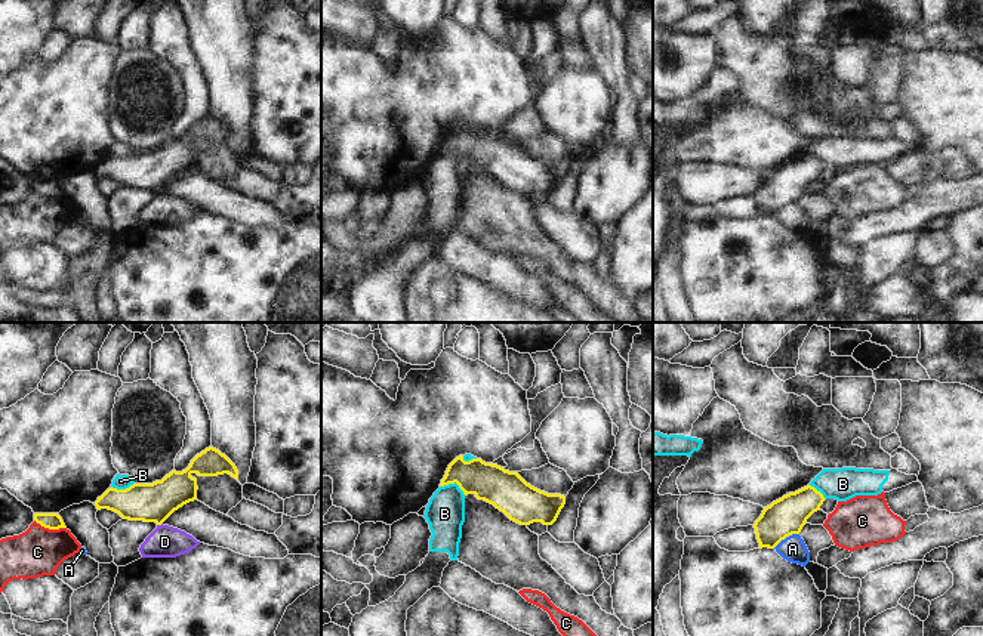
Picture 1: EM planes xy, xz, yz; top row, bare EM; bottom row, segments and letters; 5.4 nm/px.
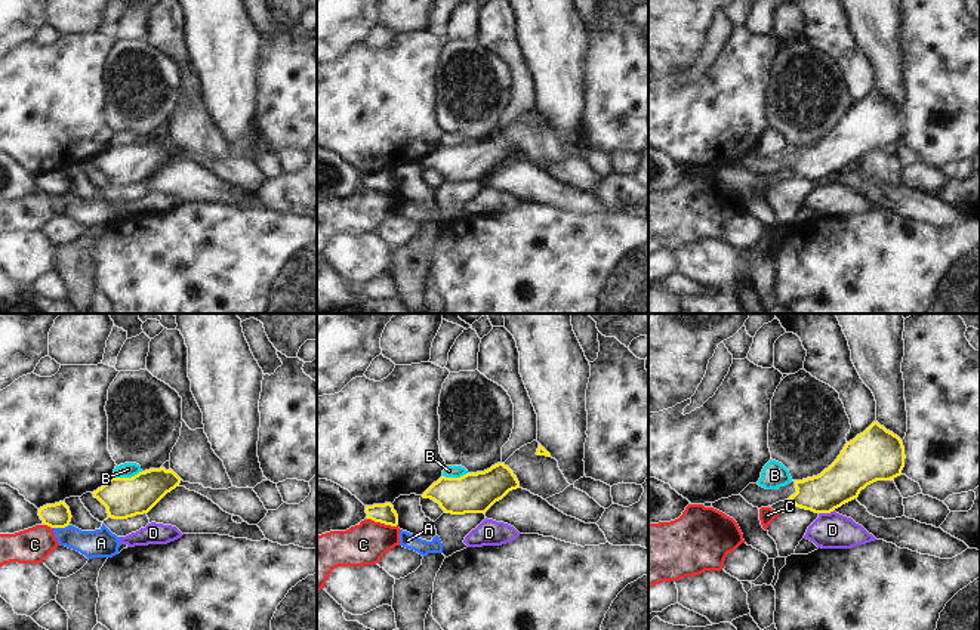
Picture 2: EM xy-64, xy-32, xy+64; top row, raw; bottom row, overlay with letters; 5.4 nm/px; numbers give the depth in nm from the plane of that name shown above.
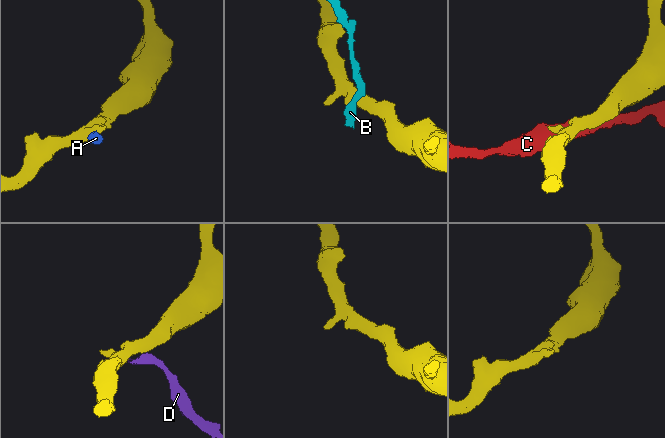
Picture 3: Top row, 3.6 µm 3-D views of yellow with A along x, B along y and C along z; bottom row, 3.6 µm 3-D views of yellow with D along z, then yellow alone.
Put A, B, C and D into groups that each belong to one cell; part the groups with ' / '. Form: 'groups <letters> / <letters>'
groups A D / B / C

